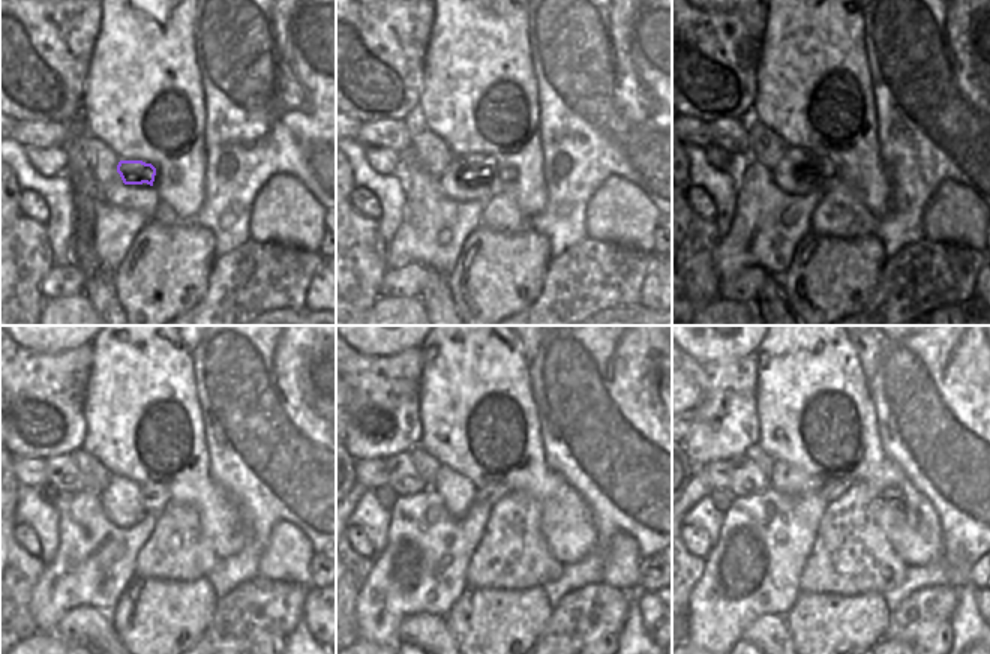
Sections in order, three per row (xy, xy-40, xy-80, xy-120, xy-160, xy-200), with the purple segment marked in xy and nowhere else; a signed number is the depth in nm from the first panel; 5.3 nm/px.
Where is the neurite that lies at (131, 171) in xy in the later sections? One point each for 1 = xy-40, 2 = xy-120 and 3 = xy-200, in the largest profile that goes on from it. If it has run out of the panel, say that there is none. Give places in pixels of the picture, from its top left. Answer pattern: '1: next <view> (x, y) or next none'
1: next xy-40 (483, 164)
2: next xy-120 (153, 497)
3: next xy-200 (830, 491)

